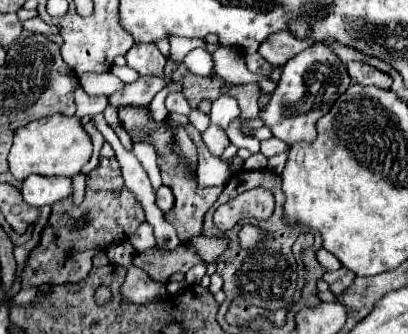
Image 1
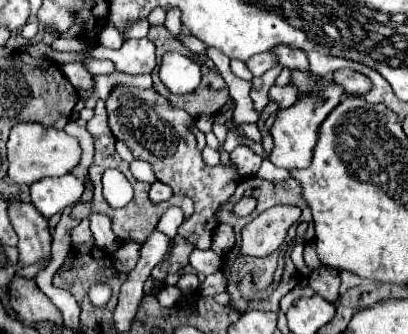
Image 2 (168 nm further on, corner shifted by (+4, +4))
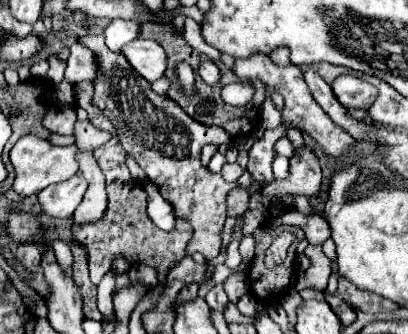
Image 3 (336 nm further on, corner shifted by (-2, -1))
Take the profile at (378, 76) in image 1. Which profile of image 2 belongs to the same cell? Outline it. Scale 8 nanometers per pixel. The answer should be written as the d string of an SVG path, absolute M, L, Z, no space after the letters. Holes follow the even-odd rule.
M336 70L334 72L334 82L338 82L344 88L344 98L346 96L364 96L370 92L370 80L354 70Z

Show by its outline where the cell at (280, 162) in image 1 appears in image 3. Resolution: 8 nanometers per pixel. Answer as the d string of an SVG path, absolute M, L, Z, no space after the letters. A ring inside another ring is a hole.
M266 99L260 107L260 125L266 129L274 129L280 127L281 123L280 111L276 111L274 103L270 99Z

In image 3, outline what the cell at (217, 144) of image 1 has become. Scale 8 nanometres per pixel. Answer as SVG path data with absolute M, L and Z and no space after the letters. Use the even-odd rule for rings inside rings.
M226 163L226 165L222 167L222 177L224 177L226 181L236 181L240 175L242 175L242 167L240 167L238 163Z

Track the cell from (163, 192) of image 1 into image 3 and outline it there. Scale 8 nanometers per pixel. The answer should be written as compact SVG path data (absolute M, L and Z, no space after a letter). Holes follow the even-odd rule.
M154 183L146 185L146 193L148 193L148 217L152 219L152 223L164 231L172 231L174 219L176 219L174 205L160 195L160 191Z

